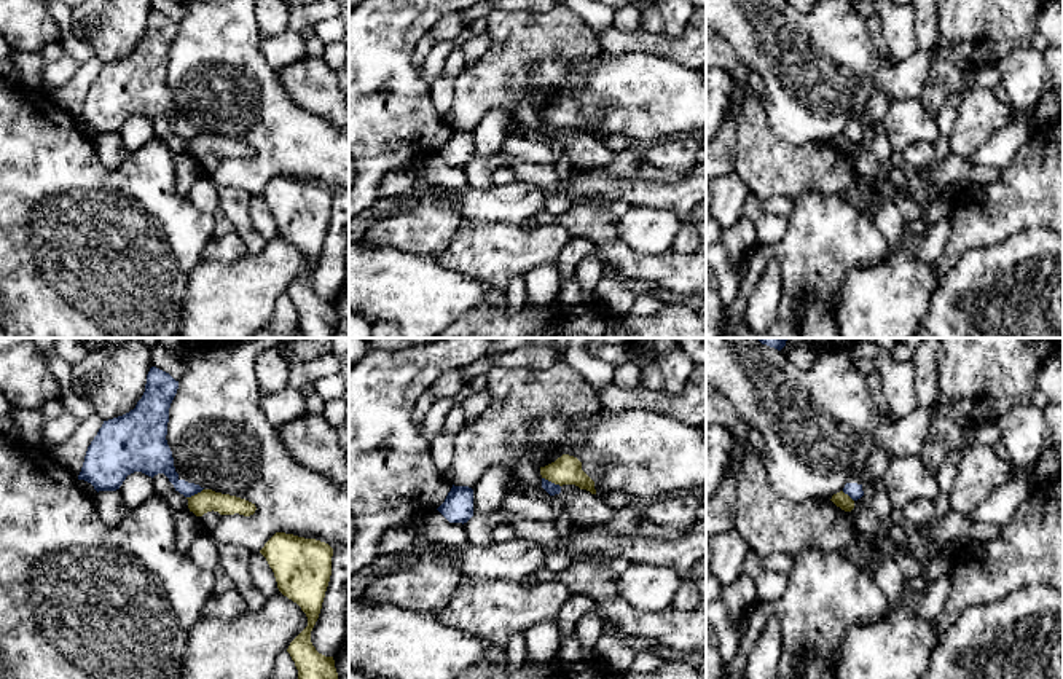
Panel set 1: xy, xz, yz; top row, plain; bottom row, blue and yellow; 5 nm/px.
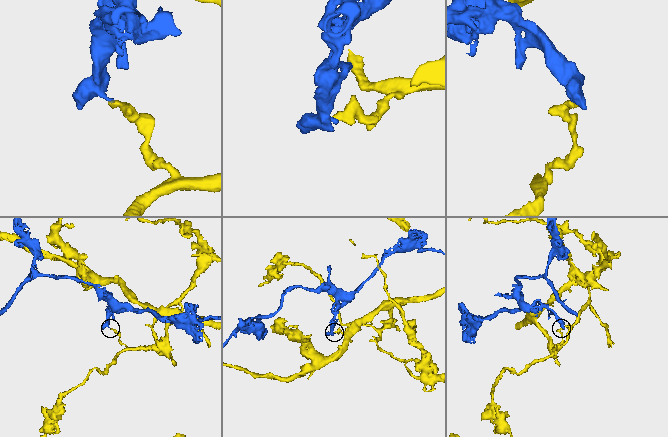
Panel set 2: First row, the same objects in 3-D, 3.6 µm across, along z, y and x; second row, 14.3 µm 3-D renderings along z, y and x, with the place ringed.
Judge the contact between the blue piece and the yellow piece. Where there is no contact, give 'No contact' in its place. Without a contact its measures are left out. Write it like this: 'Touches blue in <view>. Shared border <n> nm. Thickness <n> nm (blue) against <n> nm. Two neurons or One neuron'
Touches blue in xz. Shared border 110 nm. Thickness 60 nm (blue) against 140 nm. Two neurons

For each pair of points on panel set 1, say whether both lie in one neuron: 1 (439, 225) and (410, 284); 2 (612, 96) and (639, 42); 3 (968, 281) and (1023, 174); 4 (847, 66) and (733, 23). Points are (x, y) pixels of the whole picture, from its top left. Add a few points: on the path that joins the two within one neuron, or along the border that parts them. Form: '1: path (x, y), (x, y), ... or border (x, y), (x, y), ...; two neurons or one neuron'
1: border (388, 246), (432, 259); two neurons
2: border (604, 53), (652, 51), (671, 59); two neurons
3: border (1019, 230), (992, 244), (968, 247), (953, 268); two neurons
4: path (818, 62), (810, 62), (762, 29); one neuron

